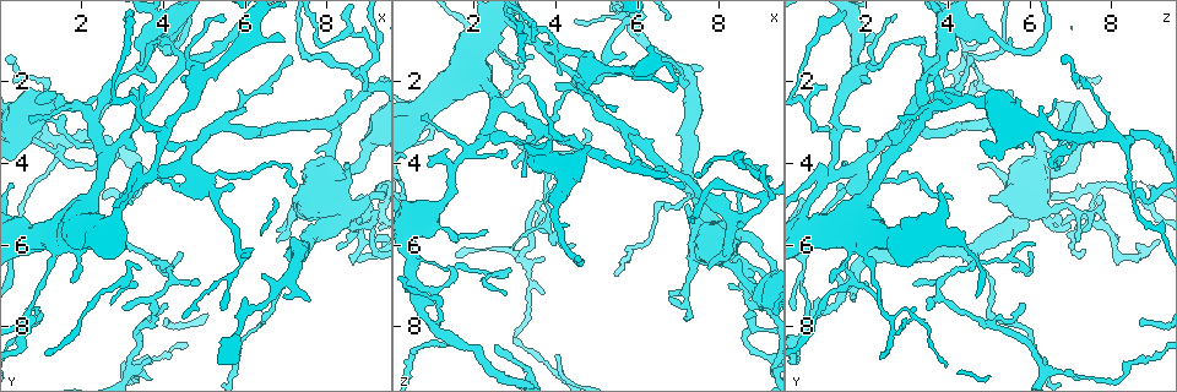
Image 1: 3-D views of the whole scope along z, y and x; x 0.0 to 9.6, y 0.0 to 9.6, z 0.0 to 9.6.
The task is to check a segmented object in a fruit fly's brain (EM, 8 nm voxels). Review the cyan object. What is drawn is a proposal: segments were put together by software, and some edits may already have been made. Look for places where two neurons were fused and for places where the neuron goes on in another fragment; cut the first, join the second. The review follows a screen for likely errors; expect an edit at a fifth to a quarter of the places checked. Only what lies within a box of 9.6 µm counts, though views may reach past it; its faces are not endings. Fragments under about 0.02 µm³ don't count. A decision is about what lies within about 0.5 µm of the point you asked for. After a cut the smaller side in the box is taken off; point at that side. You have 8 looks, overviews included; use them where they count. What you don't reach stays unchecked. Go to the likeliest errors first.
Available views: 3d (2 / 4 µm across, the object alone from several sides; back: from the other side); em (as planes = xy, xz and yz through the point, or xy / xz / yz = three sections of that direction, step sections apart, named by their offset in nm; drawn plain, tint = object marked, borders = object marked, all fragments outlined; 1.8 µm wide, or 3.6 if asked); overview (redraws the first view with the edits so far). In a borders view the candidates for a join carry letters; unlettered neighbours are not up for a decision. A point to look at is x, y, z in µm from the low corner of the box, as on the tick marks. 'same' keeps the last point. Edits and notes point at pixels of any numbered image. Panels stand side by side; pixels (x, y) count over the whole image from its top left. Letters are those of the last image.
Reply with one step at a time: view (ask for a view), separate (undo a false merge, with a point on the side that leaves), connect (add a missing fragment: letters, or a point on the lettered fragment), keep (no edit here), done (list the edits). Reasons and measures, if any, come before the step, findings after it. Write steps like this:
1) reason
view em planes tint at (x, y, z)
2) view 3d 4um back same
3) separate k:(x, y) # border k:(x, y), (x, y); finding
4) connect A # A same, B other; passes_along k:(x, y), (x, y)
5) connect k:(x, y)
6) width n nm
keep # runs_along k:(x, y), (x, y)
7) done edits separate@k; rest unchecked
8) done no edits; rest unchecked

two arms in line, one across
view em planes borders at (5.50, 3.15, 3.15)

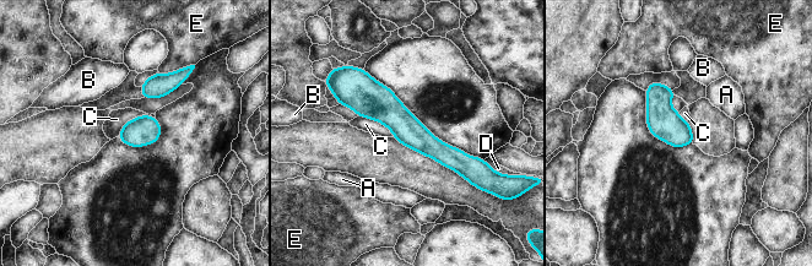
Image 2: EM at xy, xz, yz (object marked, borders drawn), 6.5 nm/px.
keep # A other, B other, C other, D other, E other; runs_along 2:(344, 101), (476, 162); one neuron here

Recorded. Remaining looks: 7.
abrupt turn
view 3d 2um back at (8.65, 6.30, 8.30)

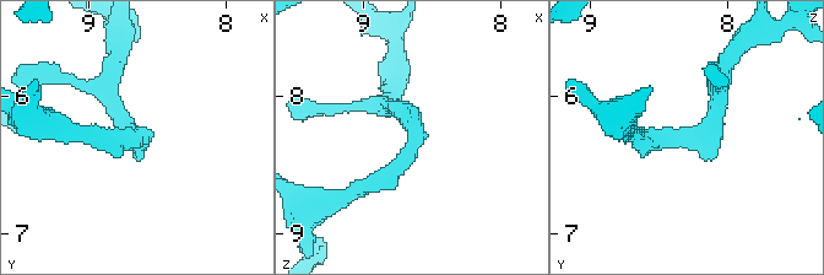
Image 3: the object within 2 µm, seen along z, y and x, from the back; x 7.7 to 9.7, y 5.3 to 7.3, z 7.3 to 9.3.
view em xz step 8 tint at (8.62, 6.30, 8.32)

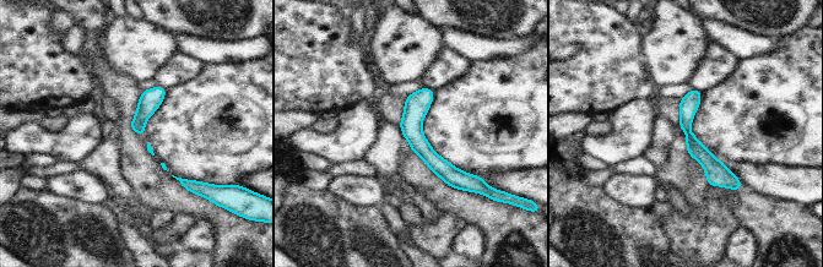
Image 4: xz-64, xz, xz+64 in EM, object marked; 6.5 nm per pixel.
another direction
view em yz step 16 borders same

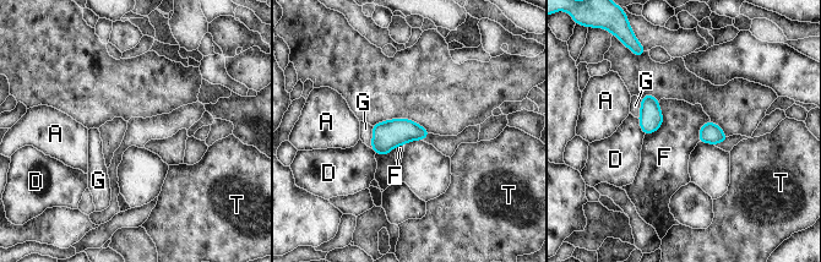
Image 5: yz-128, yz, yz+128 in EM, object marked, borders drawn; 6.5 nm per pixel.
width 190 nm
keep # A other, D other, F other, G other, T other; border 5:(659, 102), (662, 124), (645, 135); all the same neuron

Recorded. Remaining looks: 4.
thin end
view em planes borders at (8.65, 1.80, 3.95)

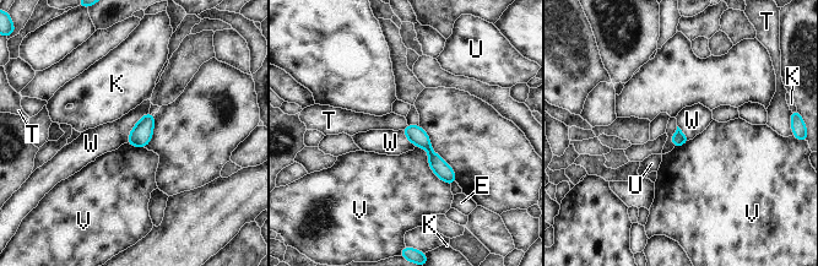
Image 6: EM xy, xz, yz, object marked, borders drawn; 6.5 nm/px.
keep # E other, K other, T other, U other, V other, W other; runs_along 6:(410, 128), (453, 179); none of them fits

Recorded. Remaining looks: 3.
thin end
view em planes borders at (6.80, 6.00, 7.15)

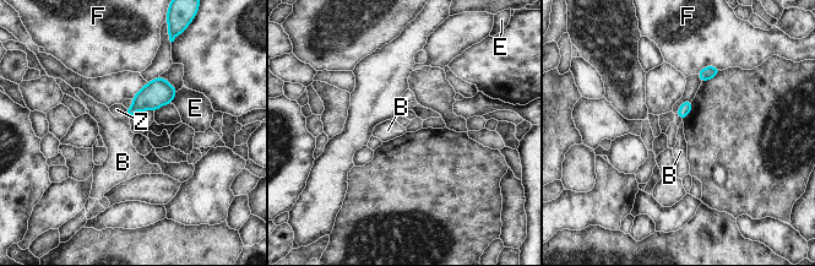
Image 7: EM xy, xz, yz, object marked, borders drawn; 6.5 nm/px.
keep # B other, E other, F other, Z other; border 7:(123, 115), (129, 119); none of them fits

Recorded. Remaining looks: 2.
done no edits; rest unchecked

